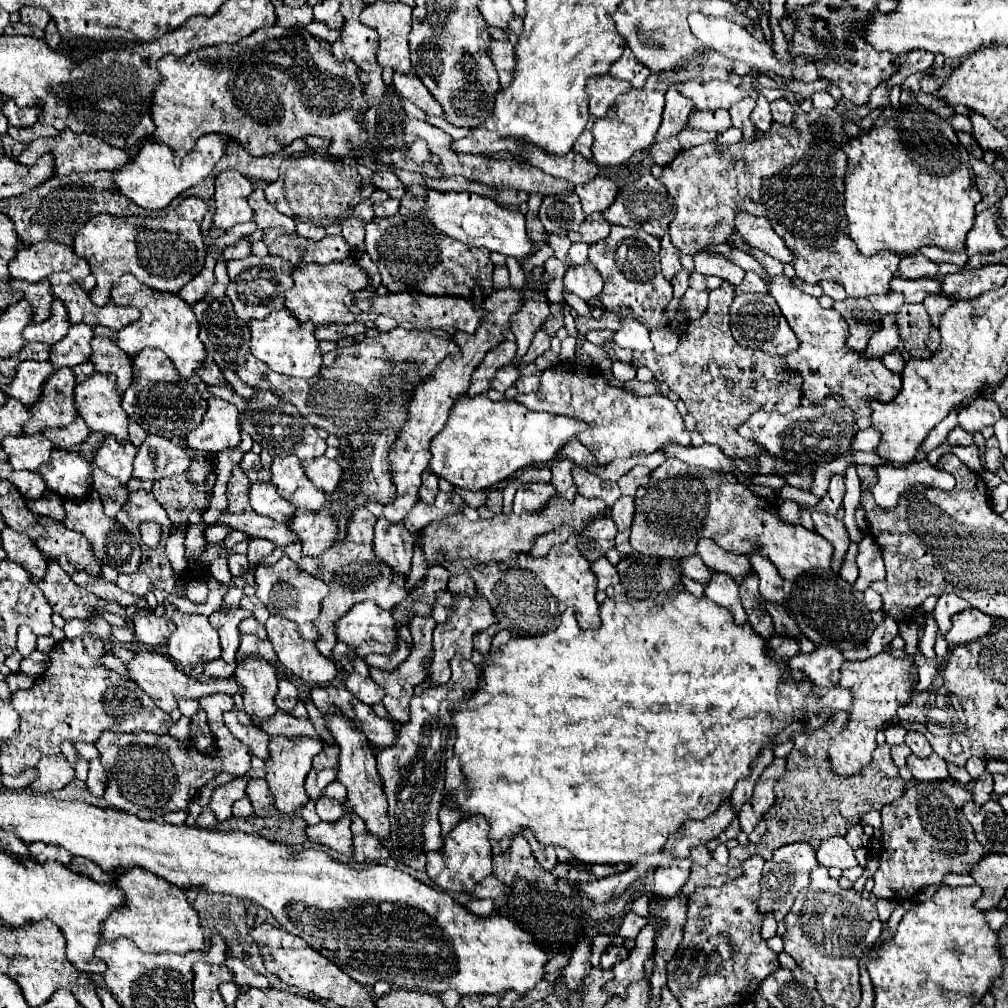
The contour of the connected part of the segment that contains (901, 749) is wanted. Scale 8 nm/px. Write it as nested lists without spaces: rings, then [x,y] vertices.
[[[895,745],[895,747],[891,747],[891,757],[893,757],[897,767],[905,767],[909,753],[911,753],[911,749],[907,745]]]

